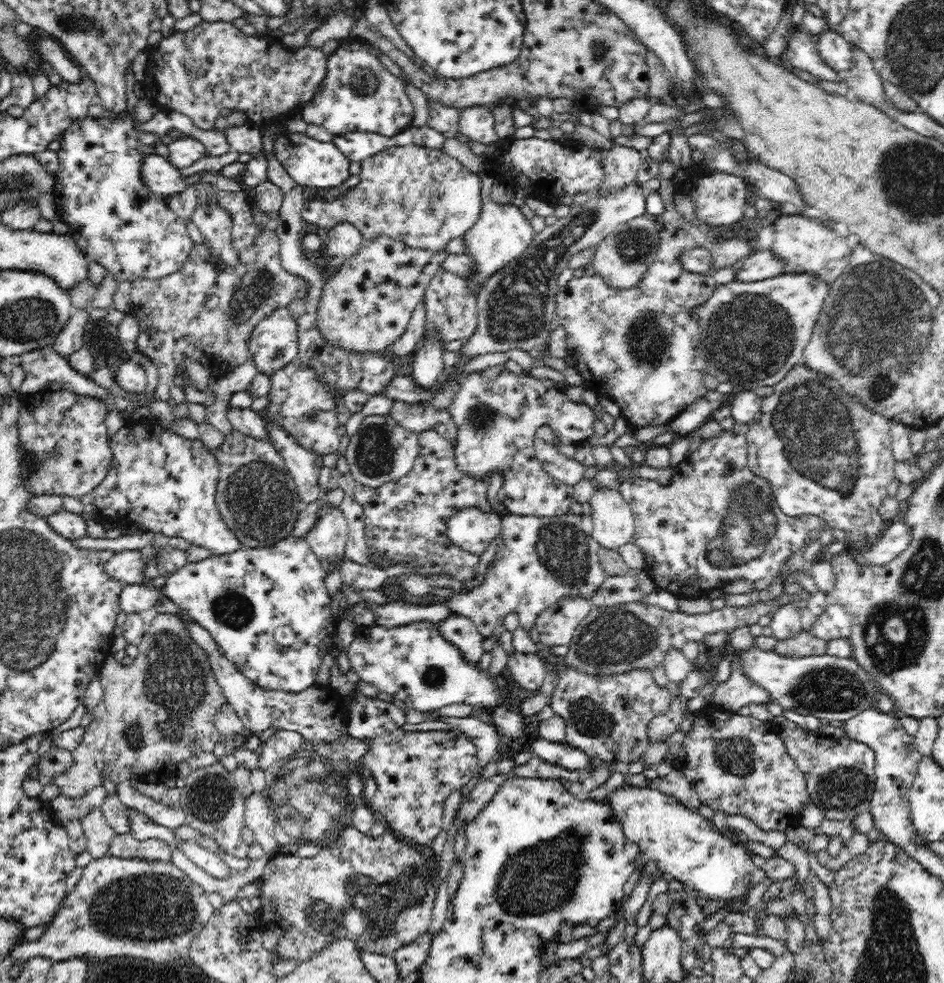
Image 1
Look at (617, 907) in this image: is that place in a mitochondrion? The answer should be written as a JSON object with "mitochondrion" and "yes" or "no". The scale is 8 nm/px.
{"mitochondrion":"no"}

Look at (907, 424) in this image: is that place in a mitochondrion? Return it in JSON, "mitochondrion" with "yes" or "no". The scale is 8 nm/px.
{"mitochondrion":"no"}

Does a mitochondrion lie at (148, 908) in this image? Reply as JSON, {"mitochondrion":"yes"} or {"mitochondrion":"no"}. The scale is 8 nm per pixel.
{"mitochondrion":"yes"}

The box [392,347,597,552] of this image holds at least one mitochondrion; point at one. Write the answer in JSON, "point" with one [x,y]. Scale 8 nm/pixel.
{"point":[480,419]}

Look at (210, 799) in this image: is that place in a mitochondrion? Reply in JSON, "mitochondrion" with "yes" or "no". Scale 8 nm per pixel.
{"mitochondrion":"yes"}

